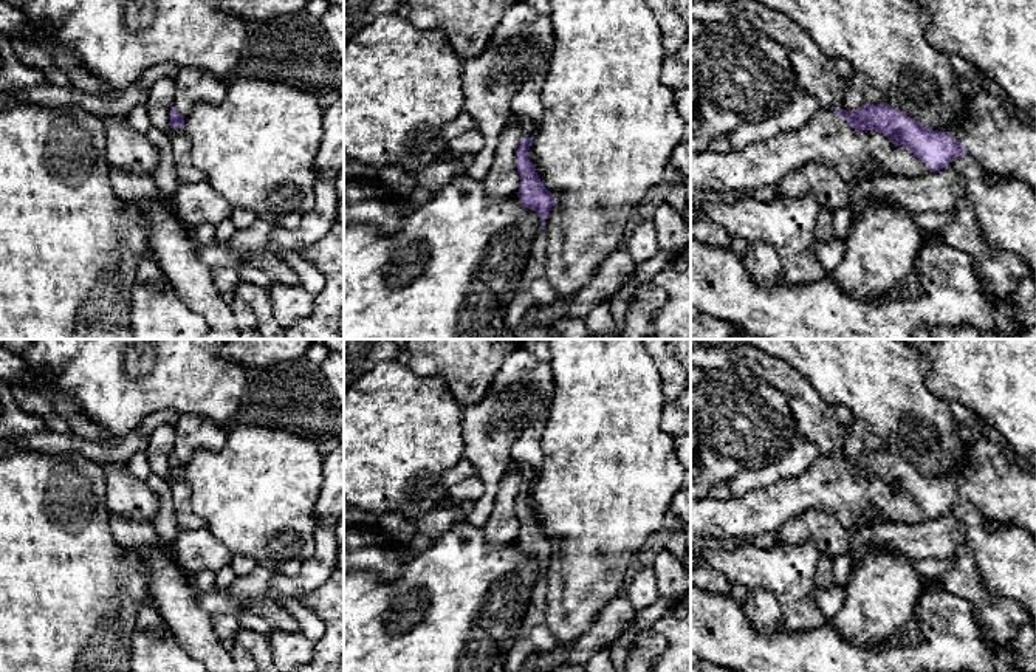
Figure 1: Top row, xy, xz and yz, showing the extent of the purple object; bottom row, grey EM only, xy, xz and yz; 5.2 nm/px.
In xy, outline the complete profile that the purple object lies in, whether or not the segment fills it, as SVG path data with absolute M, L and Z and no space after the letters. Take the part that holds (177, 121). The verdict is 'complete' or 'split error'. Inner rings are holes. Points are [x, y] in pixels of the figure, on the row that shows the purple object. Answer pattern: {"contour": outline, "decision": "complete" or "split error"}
{"contour": "M172 107L170 110L170 130L169 139L177 164L177 173L180 184L190 184L206 181L206 173L190 161L192 141L187 133L183 130L184 118L180 111Z", "decision": "split error"}

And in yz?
{"contour": "M864 102L856 111L821 108L801 129L784 132L742 150L692 153L691 192L743 189L751 194L762 186L776 186L787 173L810 163L828 164L849 184L867 164L872 164L878 173L915 178L937 172L966 153L966 149L948 132L928 129L887 102L876 105Z", "decision": "split error"}

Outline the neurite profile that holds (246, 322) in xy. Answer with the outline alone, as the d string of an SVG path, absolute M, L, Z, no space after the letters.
M226 293L226 303L232 310L242 339L265 339L259 331L259 319L246 302L235 293Z

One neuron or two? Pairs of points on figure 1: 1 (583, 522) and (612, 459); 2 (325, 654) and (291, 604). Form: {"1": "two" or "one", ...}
{"1": "one", "2": "two"}

